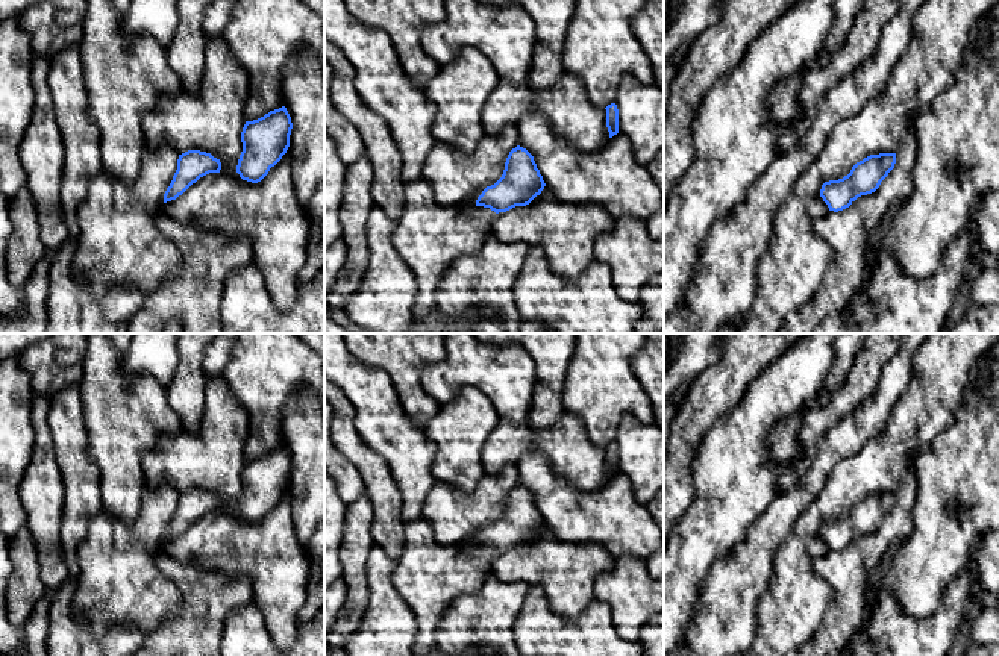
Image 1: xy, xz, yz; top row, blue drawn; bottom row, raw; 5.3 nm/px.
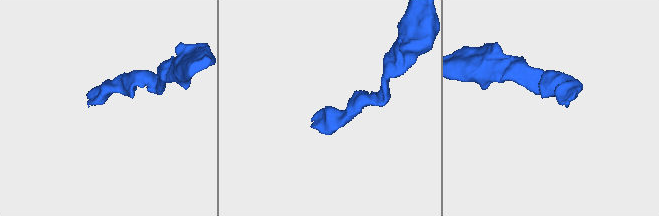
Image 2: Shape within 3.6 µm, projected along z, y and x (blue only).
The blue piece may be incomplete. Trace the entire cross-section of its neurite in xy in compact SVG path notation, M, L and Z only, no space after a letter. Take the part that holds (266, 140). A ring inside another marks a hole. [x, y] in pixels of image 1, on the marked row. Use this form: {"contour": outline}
{"contour": "M285 106L264 117L246 121L241 132L243 152L236 173L243 180L258 183L290 147L293 123Z"}

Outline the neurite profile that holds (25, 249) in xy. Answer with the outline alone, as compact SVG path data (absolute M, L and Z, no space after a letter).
M27 185L11 198L9 220L12 233L6 247L6 273L9 283L23 289L36 264L49 256L41 241L36 206Z

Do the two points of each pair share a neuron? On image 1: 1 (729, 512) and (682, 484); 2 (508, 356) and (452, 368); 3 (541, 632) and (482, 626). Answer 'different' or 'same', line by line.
1: different
2: same
3: different

